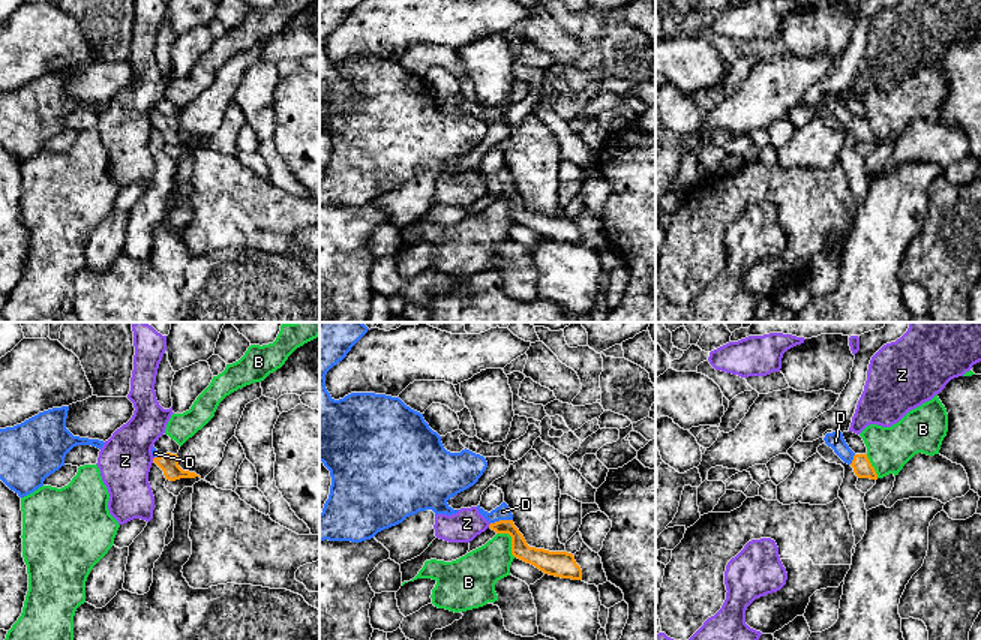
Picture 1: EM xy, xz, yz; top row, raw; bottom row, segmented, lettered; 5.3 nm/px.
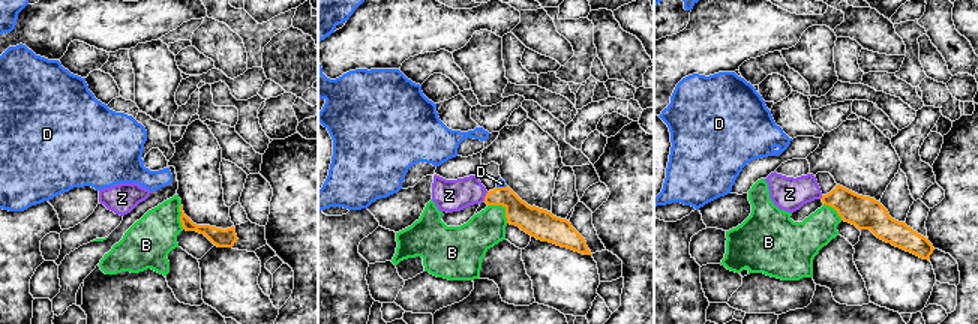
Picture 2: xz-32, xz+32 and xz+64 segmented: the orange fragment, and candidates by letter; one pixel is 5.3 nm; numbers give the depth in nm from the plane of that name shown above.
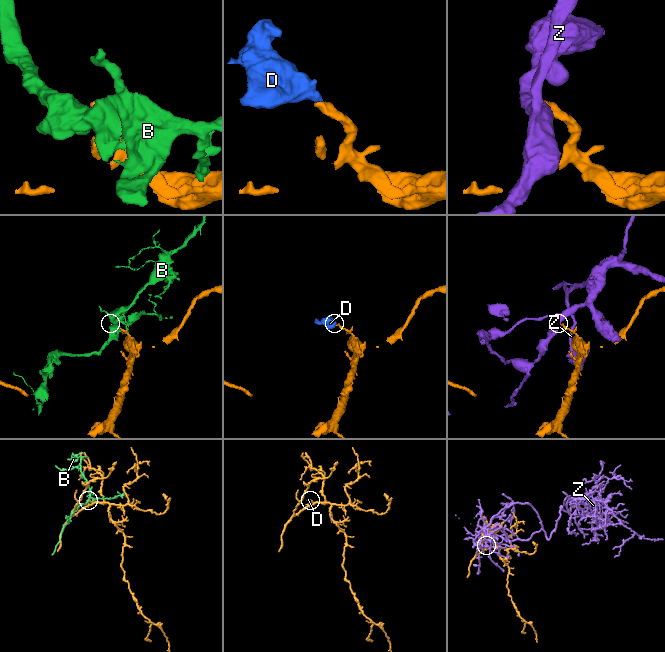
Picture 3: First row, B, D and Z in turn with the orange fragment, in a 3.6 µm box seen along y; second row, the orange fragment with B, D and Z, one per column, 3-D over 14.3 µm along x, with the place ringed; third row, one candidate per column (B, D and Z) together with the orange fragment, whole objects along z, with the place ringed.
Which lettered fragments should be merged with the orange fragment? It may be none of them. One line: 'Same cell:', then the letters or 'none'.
Same cell: D

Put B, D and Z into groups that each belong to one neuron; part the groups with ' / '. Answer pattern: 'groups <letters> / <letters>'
groups B / D / Z

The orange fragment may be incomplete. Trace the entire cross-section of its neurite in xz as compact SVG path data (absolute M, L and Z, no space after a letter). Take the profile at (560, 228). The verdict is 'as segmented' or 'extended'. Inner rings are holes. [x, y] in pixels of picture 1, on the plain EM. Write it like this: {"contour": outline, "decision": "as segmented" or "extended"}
{"contour": "M506 166L492 174L484 175L477 169L478 177L490 187L489 192L496 198L508 198L512 201L512 219L526 228L534 229L549 240L582 244L582 234L576 228L574 220L567 216L549 216L544 213L530 211L513 187L513 178Z", "decision": "extended"}

